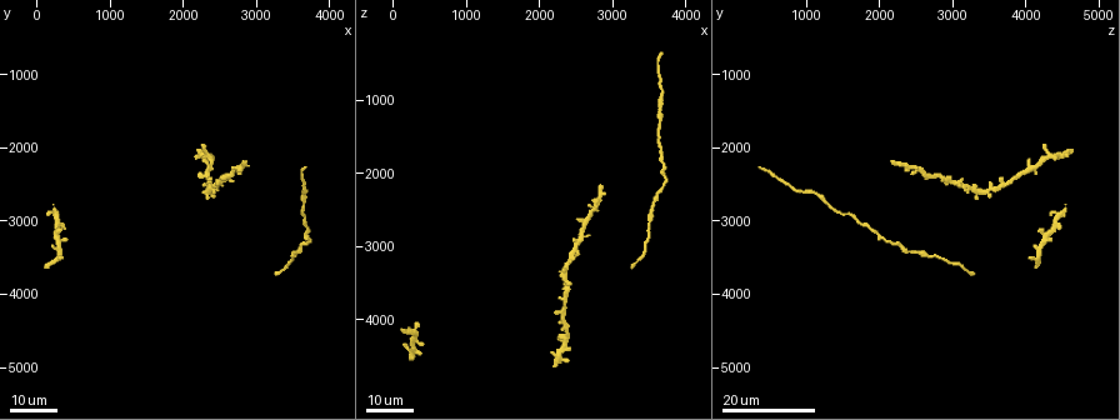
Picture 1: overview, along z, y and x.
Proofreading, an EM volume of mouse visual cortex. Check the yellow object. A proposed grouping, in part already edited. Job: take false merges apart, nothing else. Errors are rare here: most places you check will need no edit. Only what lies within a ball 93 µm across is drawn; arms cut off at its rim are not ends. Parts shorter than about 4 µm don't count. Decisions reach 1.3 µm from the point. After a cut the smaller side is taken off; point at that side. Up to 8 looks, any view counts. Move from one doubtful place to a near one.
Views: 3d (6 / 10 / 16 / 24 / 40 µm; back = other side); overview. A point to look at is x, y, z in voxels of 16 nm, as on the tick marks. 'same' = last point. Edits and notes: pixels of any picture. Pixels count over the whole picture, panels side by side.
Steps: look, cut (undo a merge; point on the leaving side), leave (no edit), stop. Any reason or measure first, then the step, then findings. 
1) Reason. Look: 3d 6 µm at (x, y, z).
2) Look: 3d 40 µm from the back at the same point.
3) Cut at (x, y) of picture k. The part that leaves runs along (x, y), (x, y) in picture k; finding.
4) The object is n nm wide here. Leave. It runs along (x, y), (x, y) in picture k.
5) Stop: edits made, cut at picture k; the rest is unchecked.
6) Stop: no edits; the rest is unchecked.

Sudden change in width. Look: 3d 16 µm at (2850, 2200, 2350).

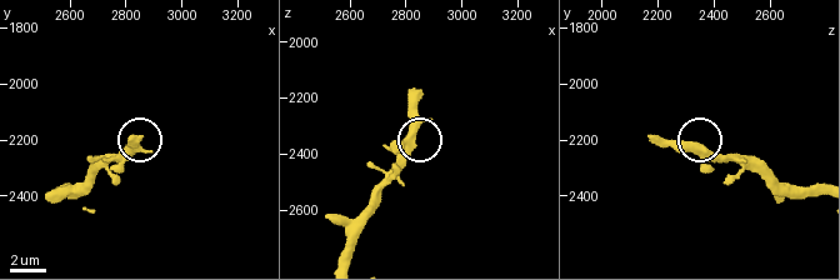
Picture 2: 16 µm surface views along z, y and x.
Zoom in. Look: 3d 6 µm at (2800, 2260, 2360).

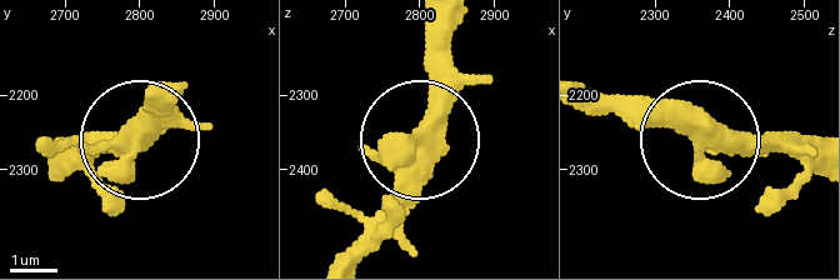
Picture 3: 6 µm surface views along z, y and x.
Look: 3d 6 µm from the back at (2805, 2250, 2355).

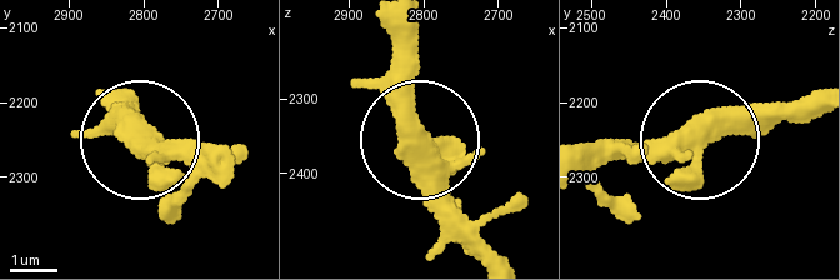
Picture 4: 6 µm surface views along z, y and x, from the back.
The object is 450 nm wide here. Leave. Continuous, no second cell.

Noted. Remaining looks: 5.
Look: 3d 16 µm at (3700, 3050, 1800).

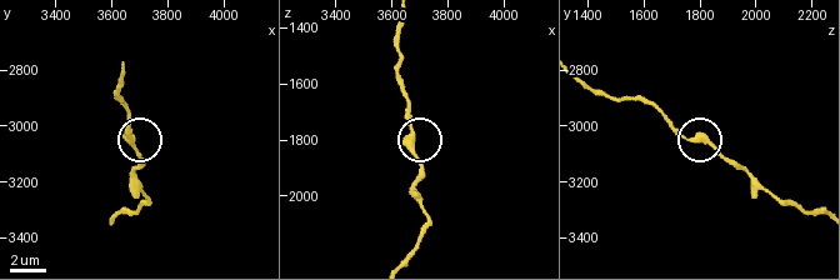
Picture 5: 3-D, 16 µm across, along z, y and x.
Look: 3d 10 µm at (3680, 3050, 1820).

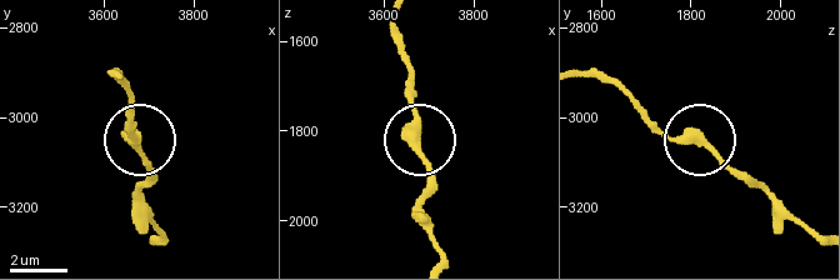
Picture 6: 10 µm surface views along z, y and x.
The side arm is 29 µm long. Leave. All the same cell.

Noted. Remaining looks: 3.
Look: 3d 16 µm at (3650, 2750, 1300).

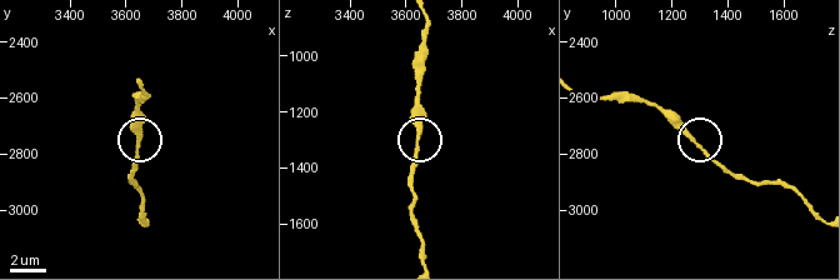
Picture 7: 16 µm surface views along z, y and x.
Zoom in. Look: 3d 10 µm at (3650, 2760, 1270).

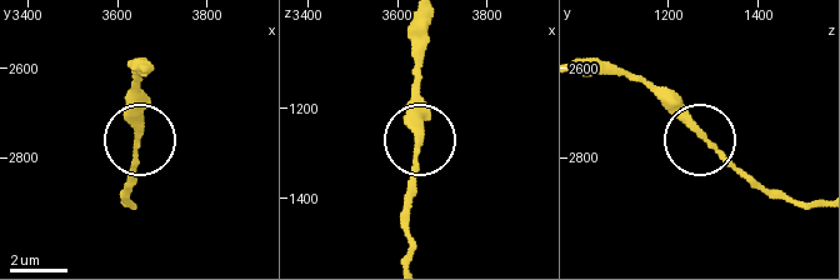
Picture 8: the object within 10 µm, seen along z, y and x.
Leave. All the same cell.

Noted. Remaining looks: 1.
Stop: no edits; the rest is unchecked.

